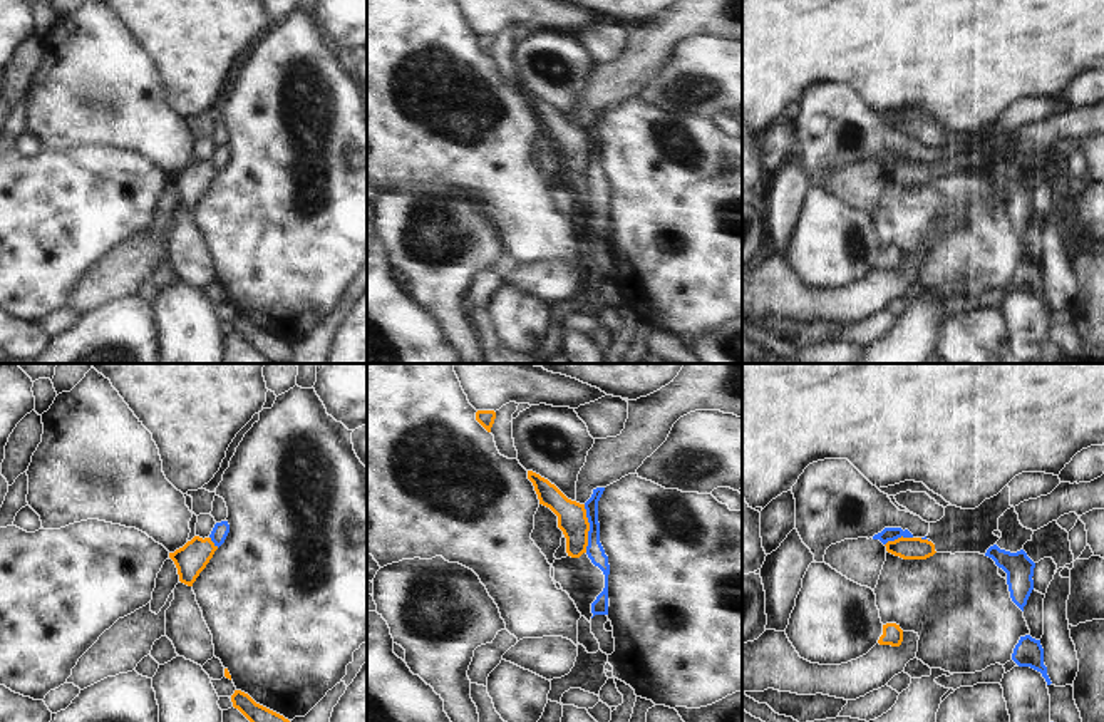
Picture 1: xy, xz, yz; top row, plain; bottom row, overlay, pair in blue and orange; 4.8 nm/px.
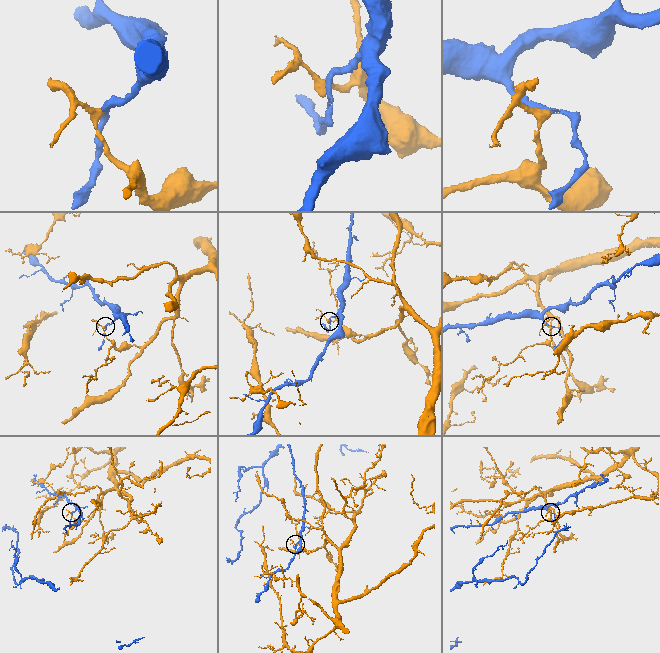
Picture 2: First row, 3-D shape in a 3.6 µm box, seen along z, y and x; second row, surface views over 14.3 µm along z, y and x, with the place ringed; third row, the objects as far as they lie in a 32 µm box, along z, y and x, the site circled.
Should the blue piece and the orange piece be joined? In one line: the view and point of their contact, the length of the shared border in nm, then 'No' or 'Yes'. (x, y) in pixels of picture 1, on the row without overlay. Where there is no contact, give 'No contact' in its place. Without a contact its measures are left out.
Touches blue at xz (590, 153). Shared border 240 nm. No

